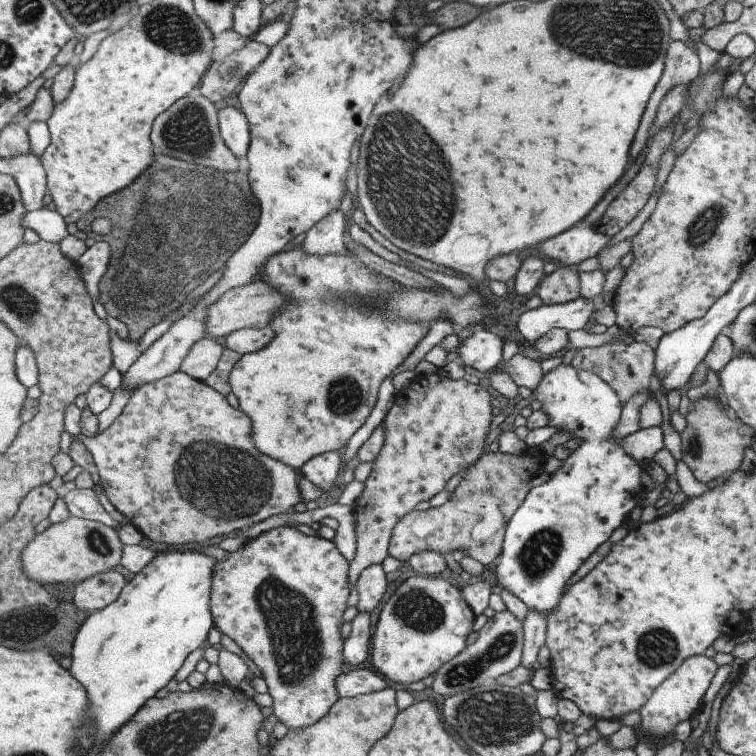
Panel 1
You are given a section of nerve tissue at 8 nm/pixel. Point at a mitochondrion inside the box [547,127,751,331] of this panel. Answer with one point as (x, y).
(706, 223)

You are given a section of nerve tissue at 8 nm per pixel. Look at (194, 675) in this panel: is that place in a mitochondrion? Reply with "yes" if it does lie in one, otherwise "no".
no

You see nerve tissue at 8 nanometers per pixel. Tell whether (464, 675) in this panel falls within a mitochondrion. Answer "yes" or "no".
yes

